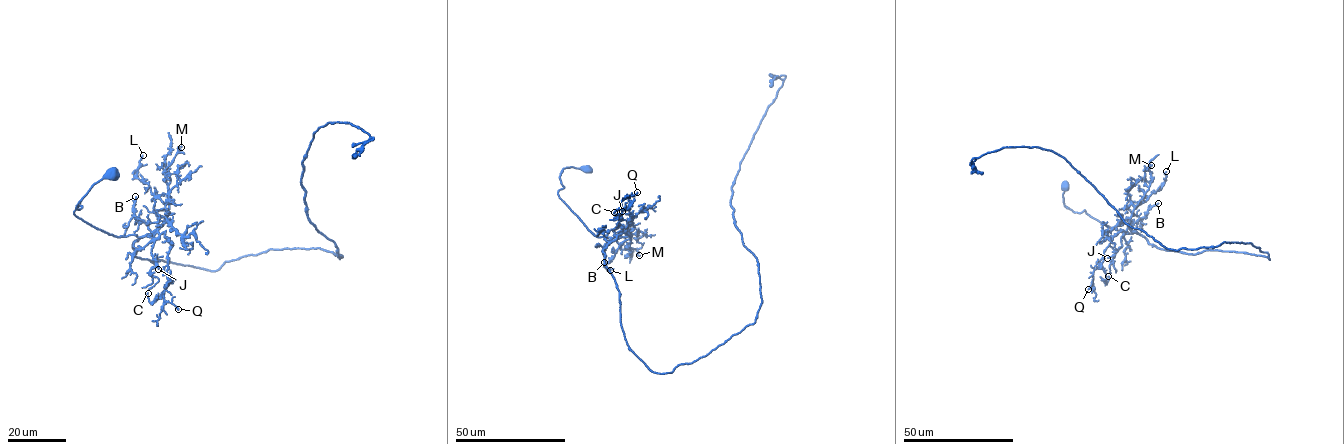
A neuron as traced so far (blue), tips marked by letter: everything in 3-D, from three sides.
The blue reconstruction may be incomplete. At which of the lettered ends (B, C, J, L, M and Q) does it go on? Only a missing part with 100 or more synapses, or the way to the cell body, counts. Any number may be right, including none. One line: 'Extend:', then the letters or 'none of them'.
Extend: none of them

